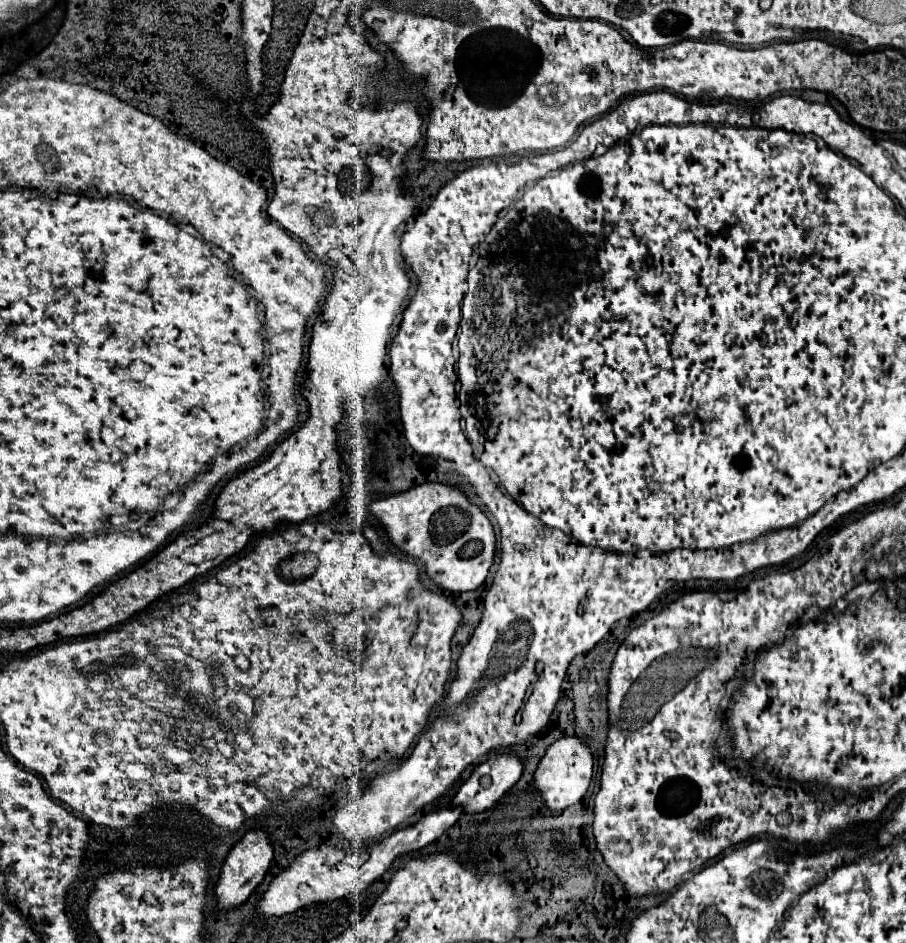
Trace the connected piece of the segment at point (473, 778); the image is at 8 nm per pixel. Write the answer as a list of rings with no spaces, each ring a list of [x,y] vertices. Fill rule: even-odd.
[[[493,754],[463,782],[451,806],[459,806],[463,814],[485,812],[521,778],[521,772],[523,762],[515,754]]]

